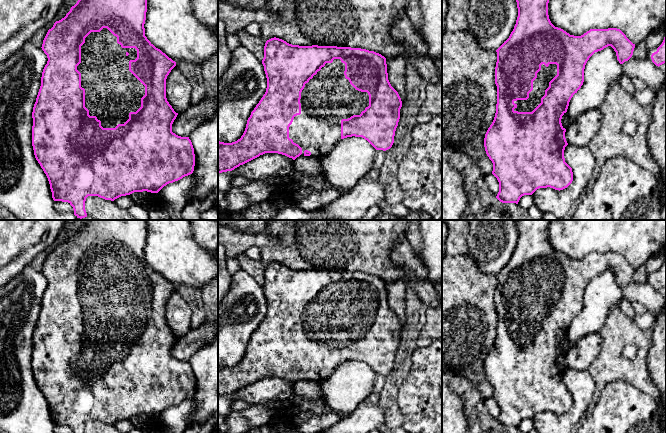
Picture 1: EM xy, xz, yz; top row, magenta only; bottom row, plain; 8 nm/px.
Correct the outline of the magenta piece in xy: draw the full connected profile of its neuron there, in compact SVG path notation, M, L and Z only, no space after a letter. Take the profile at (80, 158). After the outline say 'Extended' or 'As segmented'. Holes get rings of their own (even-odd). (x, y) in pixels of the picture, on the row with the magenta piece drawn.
M78 0L64 18L56 21L48 30L42 44L47 55L41 86L33 107L32 146L34 155L46 174L54 201L68 202L77 218L87 217L85 201L88 196L98 196L105 200L130 195L134 192L158 193L164 186L193 173L195 166L194 148L189 137L181 137L172 132L172 124L178 113L166 98L166 79L176 62L156 48L145 36L147 0Z. Extended

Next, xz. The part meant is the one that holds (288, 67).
M274 37L267 40L265 43L262 64L267 78L266 92L251 112L241 138L232 143L218 141L218 173L232 171L240 165L243 165L265 153L278 153L292 158L293 160L299 156L312 156L320 159L328 155L341 139L352 136L364 138L376 150L386 151L392 147L395 131L400 119L402 101L398 92L391 86L388 80L386 58L381 54L361 48L292 45L282 39Z. Extended

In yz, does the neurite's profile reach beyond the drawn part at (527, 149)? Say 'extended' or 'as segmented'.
extended

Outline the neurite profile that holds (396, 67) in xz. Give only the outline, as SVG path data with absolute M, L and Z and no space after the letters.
M397 56L386 58L388 80L391 86L398 92L401 101L406 97L406 67L408 61L406 57Z

